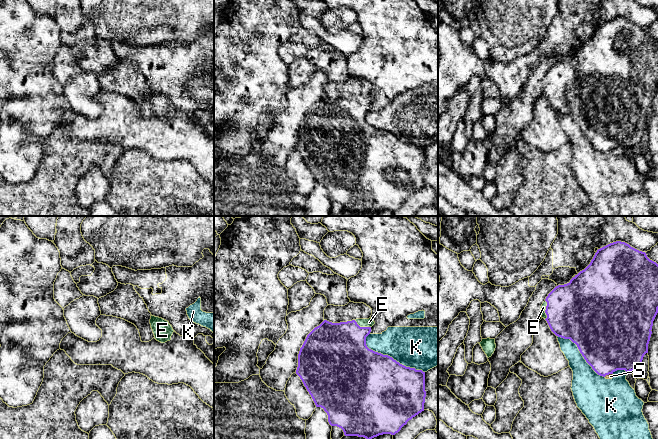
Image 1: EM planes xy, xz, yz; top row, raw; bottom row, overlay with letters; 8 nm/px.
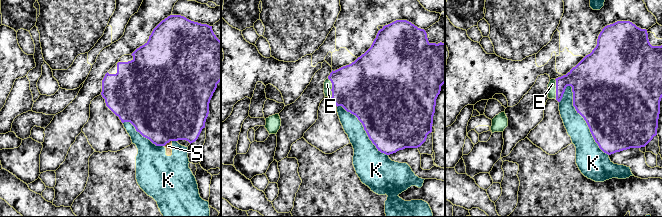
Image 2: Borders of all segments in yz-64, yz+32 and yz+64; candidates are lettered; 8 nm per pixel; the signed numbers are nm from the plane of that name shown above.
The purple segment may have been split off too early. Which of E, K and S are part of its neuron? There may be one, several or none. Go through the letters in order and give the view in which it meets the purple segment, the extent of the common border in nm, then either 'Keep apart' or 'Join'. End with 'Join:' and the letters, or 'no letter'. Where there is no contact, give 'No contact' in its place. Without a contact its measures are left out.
E: Touches purple in yz. Shared border 160 nm. Join
K: Touches purple in xz. Shared border 550 nm. Keep apart
S: Touches purple in yz. Shared border 80 nm. Keep apart
Join: E

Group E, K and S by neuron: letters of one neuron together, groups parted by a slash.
E / K S

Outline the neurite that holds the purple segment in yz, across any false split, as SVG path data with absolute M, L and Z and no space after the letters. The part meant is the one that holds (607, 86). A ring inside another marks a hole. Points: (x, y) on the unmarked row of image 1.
M621 17L610 19L597 26L590 40L577 51L575 51L569 59L556 62L546 73L541 82L542 94L544 94L551 107L558 113L570 115L575 119L592 145L600 152L613 150L617 146L633 147L638 144L643 133L648 129L648 120L652 110L653 97L658 89L658 40L650 36L645 28L639 27L629 20Z

